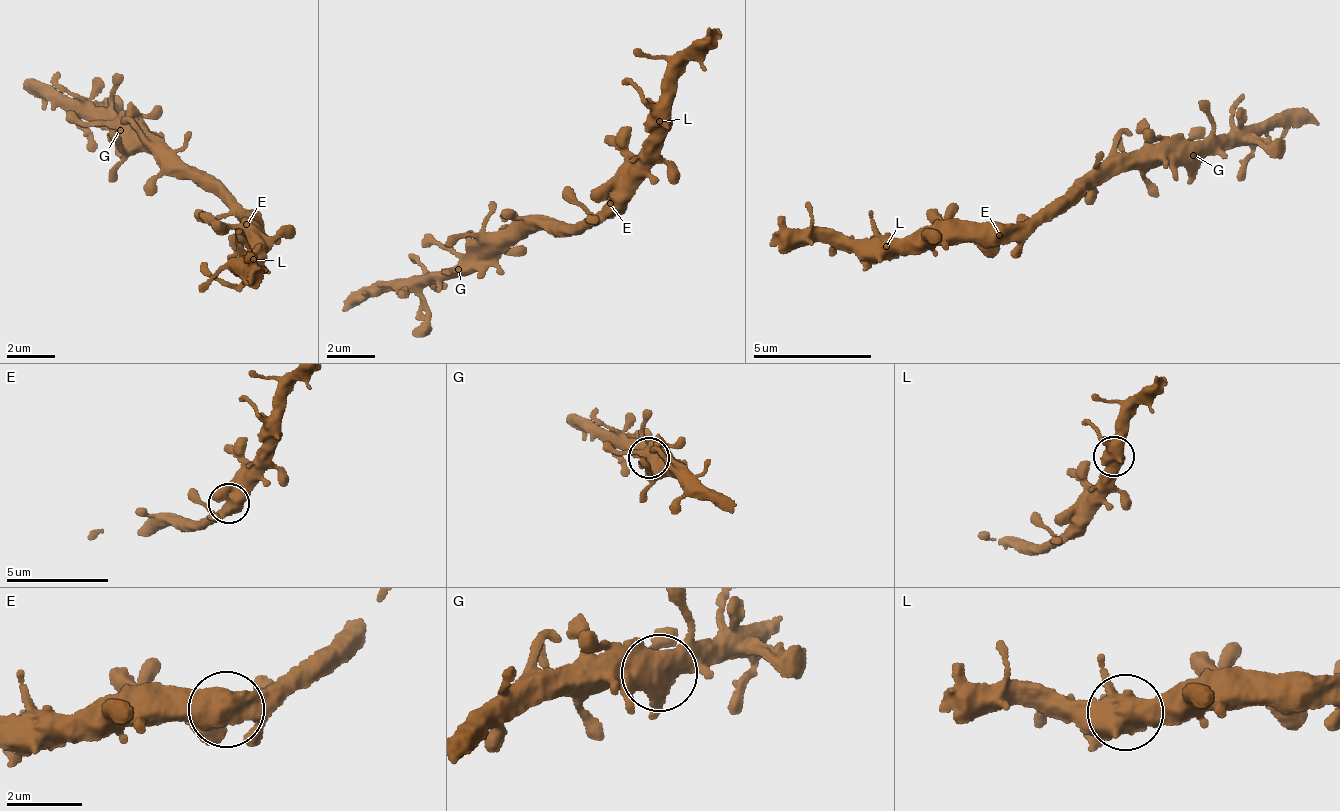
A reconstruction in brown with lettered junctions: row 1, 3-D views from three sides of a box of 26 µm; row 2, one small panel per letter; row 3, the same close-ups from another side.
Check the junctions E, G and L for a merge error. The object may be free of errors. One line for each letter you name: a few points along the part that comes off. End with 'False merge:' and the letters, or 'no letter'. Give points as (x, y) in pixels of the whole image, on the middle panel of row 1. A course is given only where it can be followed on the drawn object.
False merge: no letter

